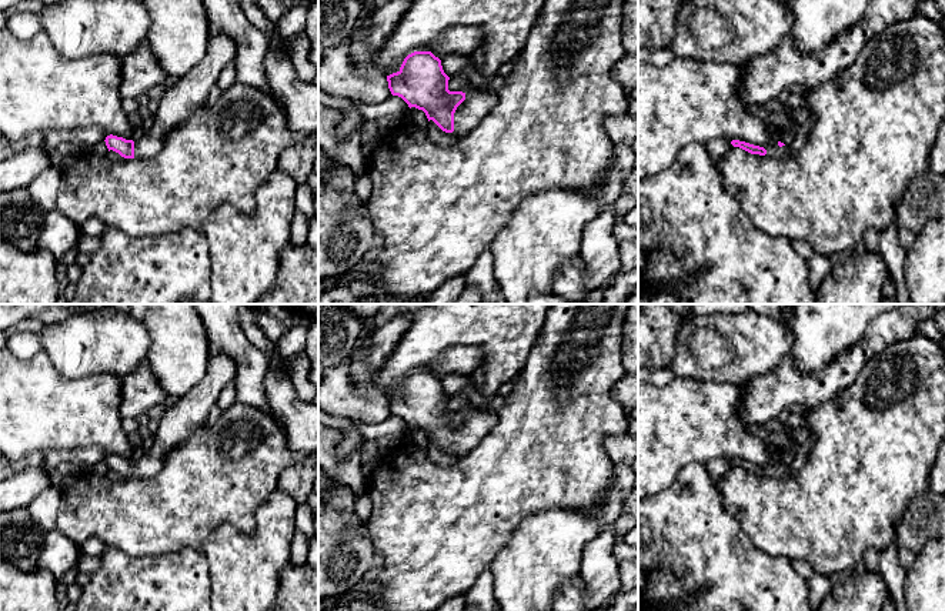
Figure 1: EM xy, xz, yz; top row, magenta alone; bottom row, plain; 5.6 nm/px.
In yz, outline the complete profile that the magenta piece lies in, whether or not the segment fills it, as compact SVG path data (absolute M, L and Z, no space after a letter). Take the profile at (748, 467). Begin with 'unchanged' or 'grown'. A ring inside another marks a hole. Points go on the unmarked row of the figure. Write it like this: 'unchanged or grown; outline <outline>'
grown; outline M732 460L731 464L751 474L768 475L772 478L779 478L779 477L789 474L788 465L785 465L781 461L774 461L774 460L769 460L764 467L754 465L745 461L739 461L739 460Z

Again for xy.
grown; outline M226 353L210 357L203 378L158 421L153 447L138 460L107 455L106 465L124 478L153 478L164 463L164 457L176 445L183 444L204 425L220 391L236 377L236 361Z

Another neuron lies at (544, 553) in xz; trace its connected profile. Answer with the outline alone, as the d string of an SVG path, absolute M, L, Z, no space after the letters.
M614 478L604 504L592 512L548 508L528 514L490 567L500 611L552 611L558 591L568 581L580 580L585 545L600 537L605 524L620 517L622 500L620 484Z

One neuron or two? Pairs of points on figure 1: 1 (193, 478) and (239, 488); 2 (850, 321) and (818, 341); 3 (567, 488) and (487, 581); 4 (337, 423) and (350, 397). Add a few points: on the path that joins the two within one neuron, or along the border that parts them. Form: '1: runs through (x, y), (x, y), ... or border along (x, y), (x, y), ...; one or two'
1: runs through (204, 478), (221, 478), (227, 484); one
2: runs through (842, 321), (825, 337); one
3: border along (488, 567), (466, 593); two
4: border along (333, 414), (353, 420); two

